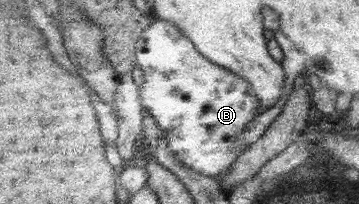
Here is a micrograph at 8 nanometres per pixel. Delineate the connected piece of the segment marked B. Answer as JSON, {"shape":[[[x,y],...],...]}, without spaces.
{"shape":[[[154,16],[154,20],[155,23],[141,33],[137,48],[136,60],[145,72],[145,83],[140,88],[142,105],[149,110],[151,116],[155,116],[155,120],[167,132],[166,139],[169,141],[171,151],[180,162],[196,172],[219,178],[227,173],[237,158],[247,150],[243,148],[243,144],[235,146],[235,141],[241,133],[245,133],[247,125],[253,119],[263,114],[263,106],[251,83],[241,79],[239,74],[233,74],[233,70],[227,70],[205,58],[175,23],[166,22],[157,16]]]}

